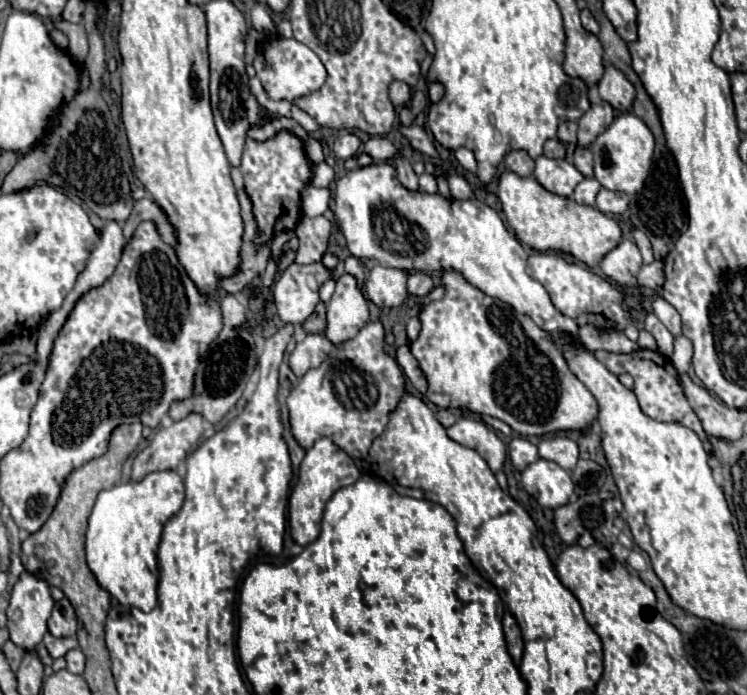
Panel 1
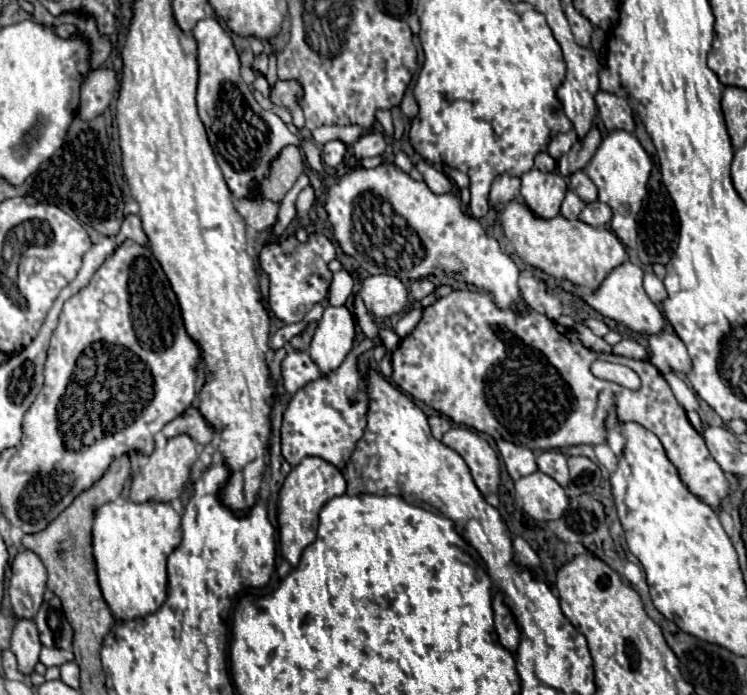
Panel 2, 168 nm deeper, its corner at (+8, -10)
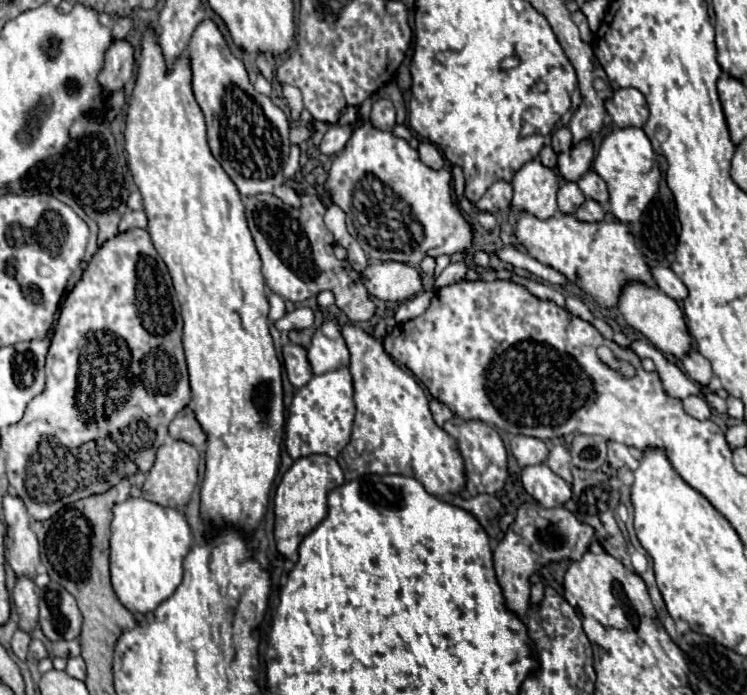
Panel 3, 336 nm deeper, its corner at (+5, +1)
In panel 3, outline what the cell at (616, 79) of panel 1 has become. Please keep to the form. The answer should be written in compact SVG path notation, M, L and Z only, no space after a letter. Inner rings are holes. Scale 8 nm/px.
M633 87L617 89L613 97L605 101L605 109L619 127L643 127L649 115L645 97Z

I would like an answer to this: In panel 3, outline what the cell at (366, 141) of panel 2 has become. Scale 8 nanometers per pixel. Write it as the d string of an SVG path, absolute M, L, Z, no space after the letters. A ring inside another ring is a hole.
M379 99L371 109L371 125L379 131L391 131L395 125L395 107L389 99Z

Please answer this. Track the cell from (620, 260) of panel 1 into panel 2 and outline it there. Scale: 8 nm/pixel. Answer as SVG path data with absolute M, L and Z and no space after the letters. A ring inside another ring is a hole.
M624 262L622 266L614 268L608 274L608 278L602 282L602 286L594 294L580 294L580 300L586 302L590 308L594 308L598 314L624 324L632 332L646 334L646 336L660 334L666 328L666 320L664 320L660 308L644 292L642 276L644 276L644 272L638 266L634 266L632 262Z

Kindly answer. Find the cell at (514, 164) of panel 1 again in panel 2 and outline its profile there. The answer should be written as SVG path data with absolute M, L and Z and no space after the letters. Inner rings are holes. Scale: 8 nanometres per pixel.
M508 174L496 176L490 188L490 204L492 206L504 206L512 200L520 200L520 180Z

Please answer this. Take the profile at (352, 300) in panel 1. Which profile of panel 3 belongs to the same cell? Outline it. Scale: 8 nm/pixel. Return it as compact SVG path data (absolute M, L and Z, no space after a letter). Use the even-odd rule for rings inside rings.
M335 317L325 319L323 325L315 331L307 357L315 375L335 371L341 365L349 365L349 349L343 341L341 325Z

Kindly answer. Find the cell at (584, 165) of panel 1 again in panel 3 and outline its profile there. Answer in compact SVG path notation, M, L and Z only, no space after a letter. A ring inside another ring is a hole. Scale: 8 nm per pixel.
M587 171L587 173L577 181L577 185L579 185L579 189L583 191L585 197L595 199L595 201L607 205L607 199L609 199L609 195L607 195L607 185L605 185L605 181L603 181L595 171Z

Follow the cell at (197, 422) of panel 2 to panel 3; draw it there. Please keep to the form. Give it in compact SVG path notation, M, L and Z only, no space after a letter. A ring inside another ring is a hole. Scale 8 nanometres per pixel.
M185 407L177 413L177 417L171 421L169 425L169 435L173 439L183 439L189 441L191 445L195 445L197 449L201 449L207 443L207 435L201 429L201 425L195 419L195 413L191 407Z

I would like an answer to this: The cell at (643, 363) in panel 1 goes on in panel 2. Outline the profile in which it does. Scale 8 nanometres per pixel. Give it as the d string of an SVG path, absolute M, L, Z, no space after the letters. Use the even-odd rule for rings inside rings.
M454 290L448 296L438 298L432 306L424 308L424 316L416 330L402 338L398 348L392 352L392 368L392 380L412 398L422 400L426 406L446 414L456 424L490 434L494 440L506 440L518 446L528 446L534 452L574 444L606 444L606 416L610 408L616 408L618 422L636 422L660 438L668 460L676 466L680 474L680 480L688 486L688 490L694 496L704 500L714 512L722 510L722 502L730 494L730 482L712 458L704 442L704 436L696 432L694 426L688 422L686 412L676 402L668 382L650 362L594 352L580 342L578 332L574 328L568 328L566 344L566 328L556 324L554 320L548 320L544 314L538 314L530 306L526 306L524 312L512 308L504 310L494 304L488 292ZM598 358L632 368L640 376L642 388L638 392L632 392L618 384L596 378L590 372L590 364Z

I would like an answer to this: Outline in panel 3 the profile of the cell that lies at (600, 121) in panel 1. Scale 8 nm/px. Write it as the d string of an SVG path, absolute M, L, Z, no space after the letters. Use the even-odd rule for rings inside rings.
M585 139L573 145L570 151L558 155L557 169L567 181L577 181L583 173L591 169L591 163L593 163L593 141Z

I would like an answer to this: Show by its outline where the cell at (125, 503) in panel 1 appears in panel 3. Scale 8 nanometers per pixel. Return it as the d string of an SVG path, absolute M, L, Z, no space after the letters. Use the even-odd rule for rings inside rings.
M129 497L113 505L111 519L111 583L119 601L131 613L153 611L159 603L175 593L183 579L183 557L191 549L193 537L179 509L163 507L141 497Z

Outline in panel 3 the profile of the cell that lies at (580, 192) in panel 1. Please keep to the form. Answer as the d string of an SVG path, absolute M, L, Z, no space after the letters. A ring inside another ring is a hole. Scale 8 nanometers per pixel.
M563 181L561 183L561 189L557 193L557 203L559 203L559 211L561 213L575 215L575 211L579 209L579 205L583 201L585 201L585 195L577 187L577 183L573 183L573 181Z

